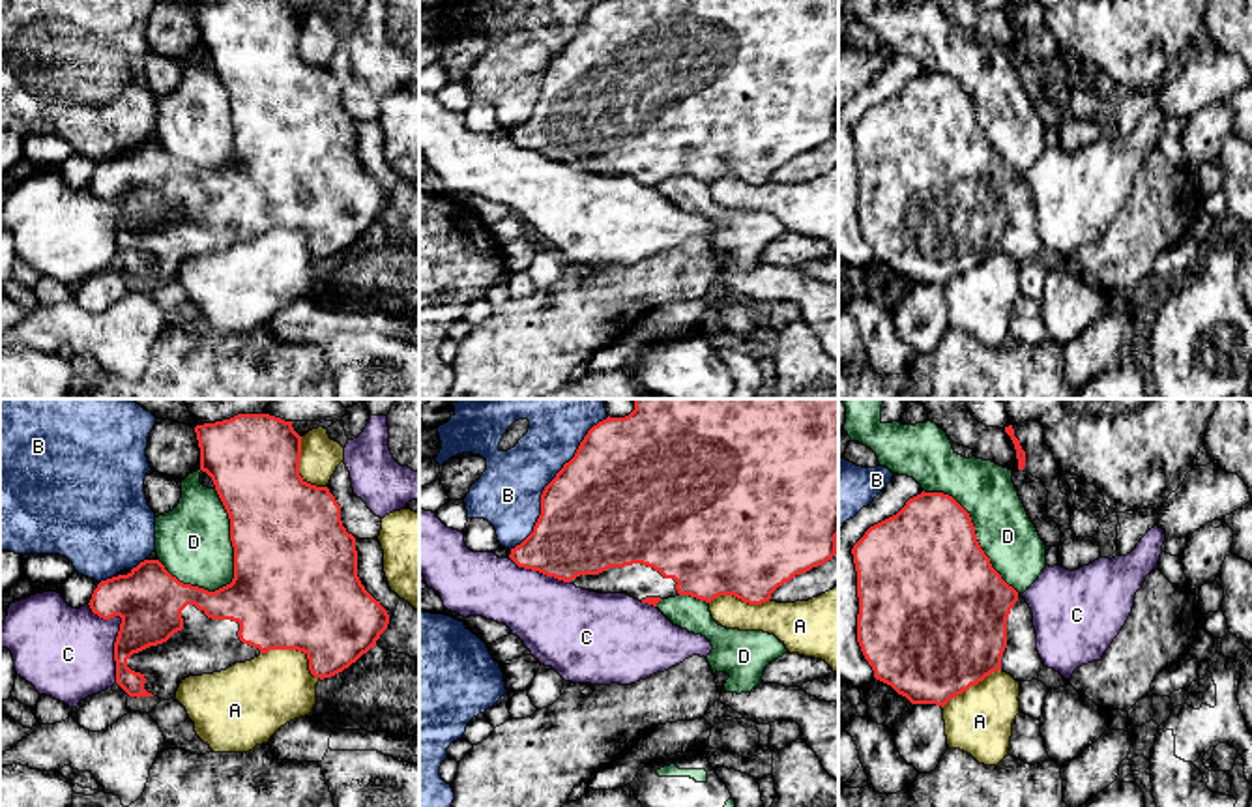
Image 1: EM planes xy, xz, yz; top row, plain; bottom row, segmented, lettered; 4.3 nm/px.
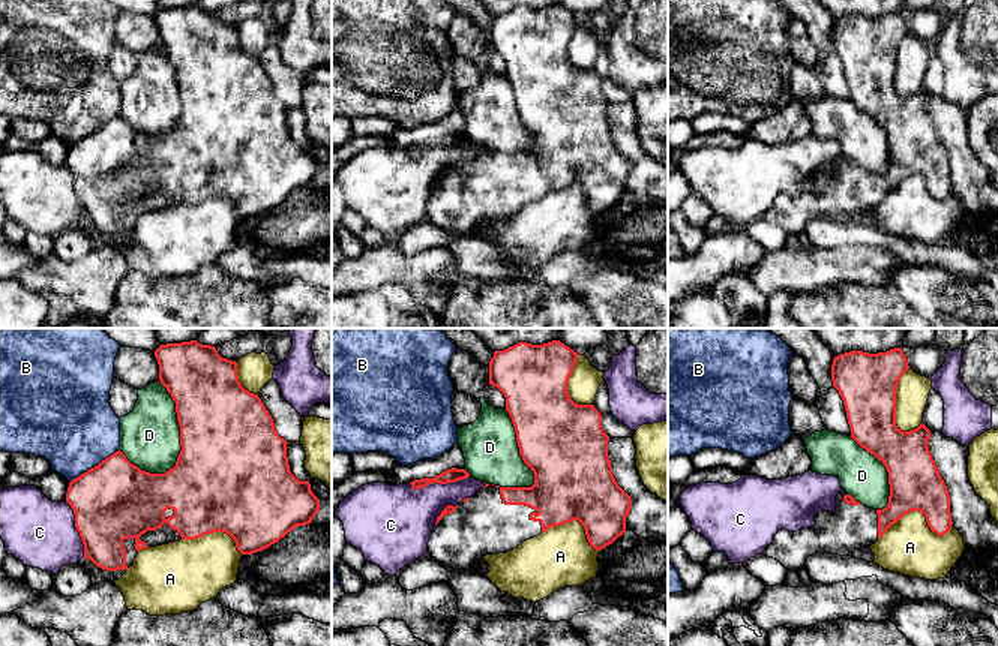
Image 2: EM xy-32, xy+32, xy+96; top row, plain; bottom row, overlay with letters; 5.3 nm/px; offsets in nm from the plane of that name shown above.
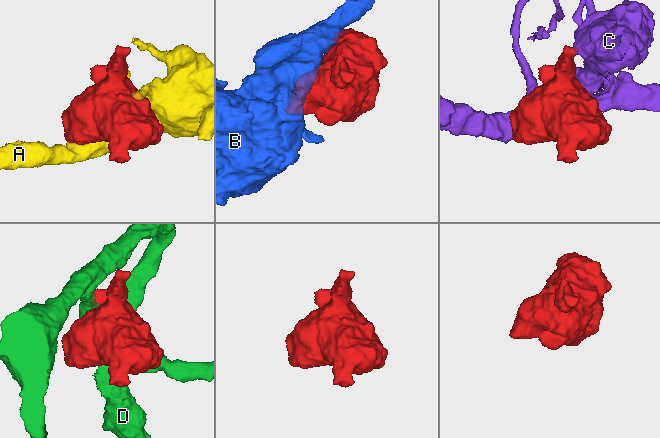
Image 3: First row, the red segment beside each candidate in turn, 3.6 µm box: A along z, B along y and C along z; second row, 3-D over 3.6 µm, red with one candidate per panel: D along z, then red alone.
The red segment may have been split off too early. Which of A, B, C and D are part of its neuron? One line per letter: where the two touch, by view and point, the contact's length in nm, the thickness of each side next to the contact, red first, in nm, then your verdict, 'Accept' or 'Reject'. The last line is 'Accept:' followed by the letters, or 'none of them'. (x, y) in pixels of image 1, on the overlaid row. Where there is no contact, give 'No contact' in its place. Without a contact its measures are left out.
A: Touches red at xy (296, 648). Shared border 280 nm. Thickness 500 nm (red) against 320 nm. Reject
B: Touches red at xz (551, 482). Shared border 700 nm. Thickness 500 nm (red) against 280 nm. Reject
C: Touches red at xy (118, 633). Shared border 360 nm. Thickness 280 nm (red) against 400 nm. Reject
D: Touches red at xy (232, 545). Shared border 440 nm. Thickness 500 nm (red) against 320 nm. Reject
Accept: none of them

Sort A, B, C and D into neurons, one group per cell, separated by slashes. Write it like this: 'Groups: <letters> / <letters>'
Groups: A / B / C / D

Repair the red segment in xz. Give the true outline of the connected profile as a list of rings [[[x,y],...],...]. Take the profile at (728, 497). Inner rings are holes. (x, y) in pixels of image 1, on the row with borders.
[[[634,399],[634,410],[625,418],[606,418],[593,425],[580,442],[575,457],[563,464],[556,477],[545,487],[541,494],[541,515],[533,526],[533,532],[515,549],[509,558],[524,569],[539,571],[546,577],[554,577],[563,582],[571,582],[576,588],[597,594],[627,594],[642,603],[657,607],[659,601],[691,595],[700,601],[711,603],[719,595],[734,595],[749,605],[762,605],[771,599],[771,594],[790,582],[795,575],[807,573],[812,567],[823,565],[837,554],[838,537],[838,399]]]

